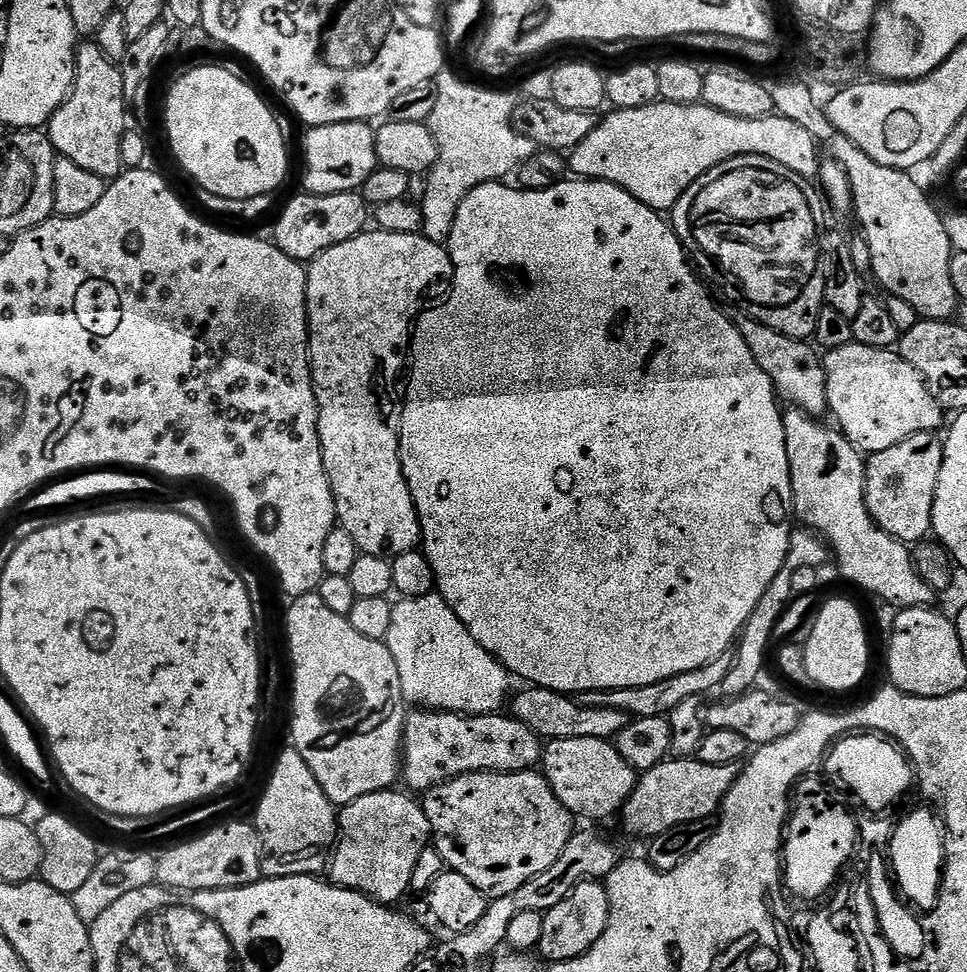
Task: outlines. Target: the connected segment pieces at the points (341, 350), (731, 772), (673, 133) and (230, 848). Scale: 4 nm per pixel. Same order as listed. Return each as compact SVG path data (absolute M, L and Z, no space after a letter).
M365 230L360 235L350 238L350 242L330 246L330 250L326 250L307 265L306 271L308 273L308 358L312 361L312 389L316 392L316 405L320 411L316 429L320 435L322 462L334 494L336 518L339 527L345 528L352 535L363 555L395 558L413 551L421 543L421 539L420 519L416 513L410 490L406 486L404 467L400 465L402 396L399 391L395 392L396 372L392 369L392 364L398 363L400 355L403 352L405 355L409 351L412 342L412 329L422 309L429 303L427 300L431 296L441 295L440 297L443 297L451 289L452 276L456 271L445 245L430 242L430 238L426 238L420 232L392 233L381 230Z
M695 758L663 760L654 766L654 770L643 773L637 779L634 790L622 809L625 830L632 836L651 838L683 824L715 817L730 786L734 786L739 778L740 770L740 764L706 766L706 762Z
M657 102L634 110L617 108L609 113L582 138L577 148L571 149L571 175L610 182L661 214L671 213L678 198L682 198L702 174L739 156L765 156L782 166L792 164L794 174L802 178L817 179L808 172L808 140L812 135L785 116L773 114L760 120L734 118L734 114L722 114L722 110L714 110L703 102Z
M229 822L220 828L210 830L210 834L202 834L193 840L173 843L173 848L168 848L164 853L159 853L156 862L156 884L171 888L174 892L217 892L220 888L247 888L262 879L260 863L262 850L260 835L251 823L235 824Z

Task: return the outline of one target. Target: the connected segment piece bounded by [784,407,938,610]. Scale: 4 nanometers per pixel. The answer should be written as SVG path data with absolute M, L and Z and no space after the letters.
M789 407L784 412L795 519L803 527L819 533L846 579L893 604L893 609L935 605L938 593L922 582L909 545L882 531L868 514L864 501L866 460L860 449L853 446L843 432L820 423L824 422L808 416L800 408Z

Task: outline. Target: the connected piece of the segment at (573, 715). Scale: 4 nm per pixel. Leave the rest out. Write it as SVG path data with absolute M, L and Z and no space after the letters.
M528 686L525 689L525 692L520 692L517 696L515 693L511 697L511 715L515 716L518 722L530 726L530 730L534 730L534 734L545 741L566 738L598 738L611 741L628 725L630 719L628 713L622 710L582 706L579 699L549 688Z

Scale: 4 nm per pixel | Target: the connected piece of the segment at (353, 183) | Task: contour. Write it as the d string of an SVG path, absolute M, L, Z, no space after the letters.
M347 120L341 124L317 124L304 136L304 184L313 196L355 192L378 167L376 134L371 123Z

